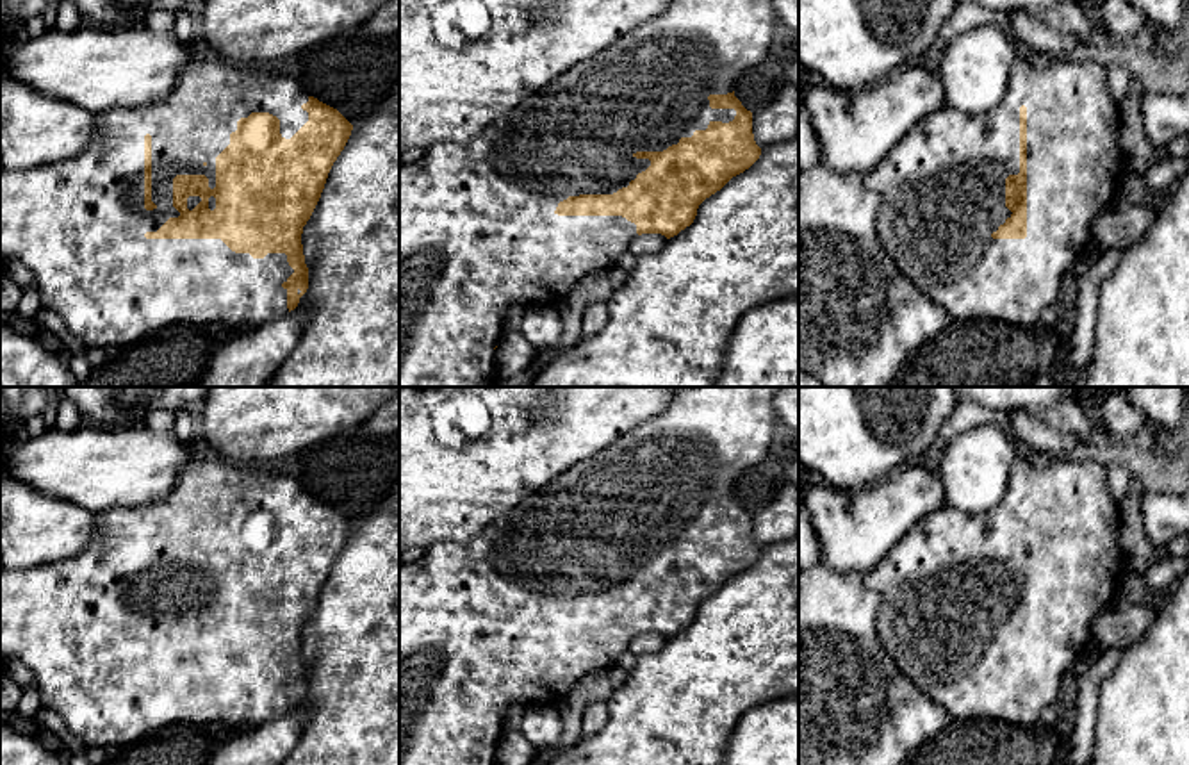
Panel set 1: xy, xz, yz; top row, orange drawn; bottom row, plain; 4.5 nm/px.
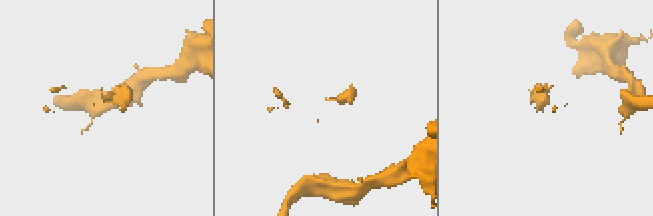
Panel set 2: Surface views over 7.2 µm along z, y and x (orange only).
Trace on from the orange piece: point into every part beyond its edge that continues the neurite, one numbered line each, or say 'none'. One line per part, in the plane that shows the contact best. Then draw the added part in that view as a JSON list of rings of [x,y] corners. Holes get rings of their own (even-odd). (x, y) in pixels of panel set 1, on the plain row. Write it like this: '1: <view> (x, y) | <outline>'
1: xy (79, 625) | [[[207,453],[198,455],[182,473],[175,485],[175,490],[157,501],[144,506],[118,506],[96,512],[96,531],[89,547],[68,560],[39,565],[34,569],[0,571],[0,667],[7,658],[18,658],[37,678],[39,695],[43,708],[48,708],[61,715],[66,728],[78,736],[87,747],[127,747],[144,738],[146,735],[159,731],[173,724],[191,724],[203,728],[212,722],[228,722],[234,726],[253,728],[266,724],[283,713],[287,708],[287,688],[283,681],[294,672],[287,662],[285,653],[267,653],[264,658],[253,658],[250,653],[232,651],[221,638],[146,638],[146,631],[157,631],[169,617],[178,617],[180,612],[173,606],[173,578],[176,574],[205,574],[209,587],[216,587],[216,556],[230,544],[230,533],[237,530],[237,521],[248,517],[251,512],[269,512],[280,519],[280,533],[291,539],[307,521],[308,512],[301,508],[308,501],[308,490],[294,478],[271,471],[260,471],[253,465],[226,462],[221,457],[210,457]],[[144,535],[152,535],[152,601],[157,605],[153,610],[144,608]]]

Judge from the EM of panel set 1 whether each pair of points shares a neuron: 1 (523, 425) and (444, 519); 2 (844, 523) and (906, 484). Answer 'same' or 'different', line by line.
1: same
2: same

